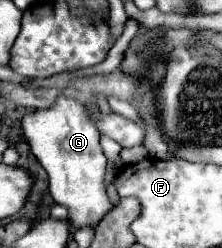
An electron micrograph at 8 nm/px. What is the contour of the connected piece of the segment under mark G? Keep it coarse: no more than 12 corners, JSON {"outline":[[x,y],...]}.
{"outline":[[85,105],[25,113],[23,139],[75,229],[111,211]]}

